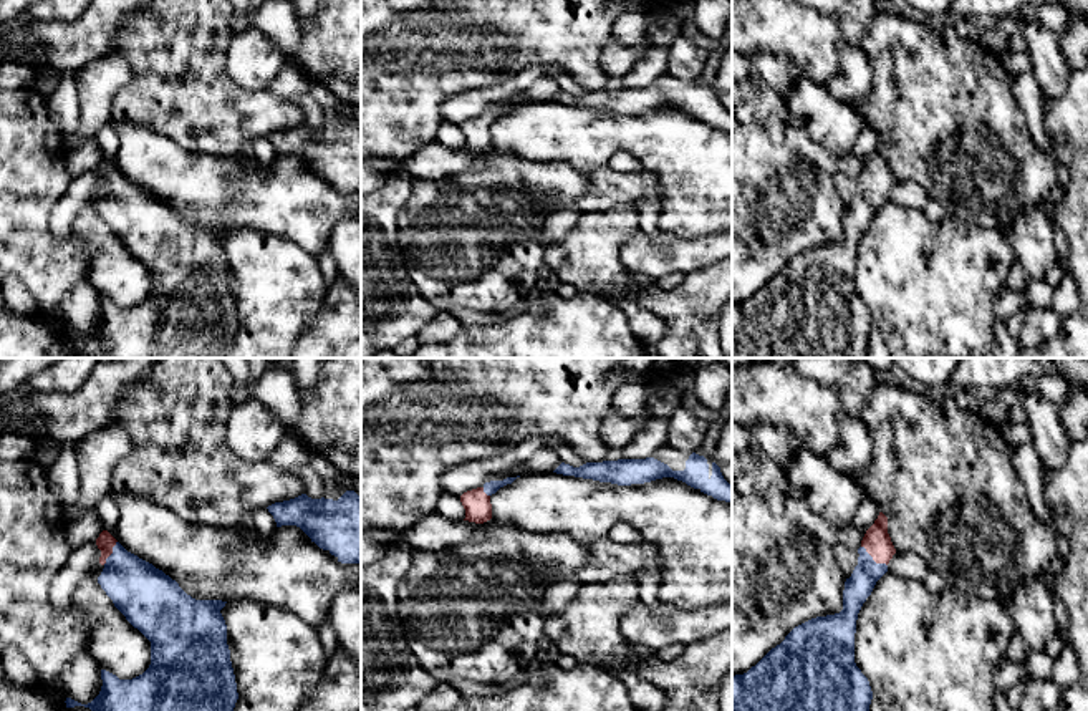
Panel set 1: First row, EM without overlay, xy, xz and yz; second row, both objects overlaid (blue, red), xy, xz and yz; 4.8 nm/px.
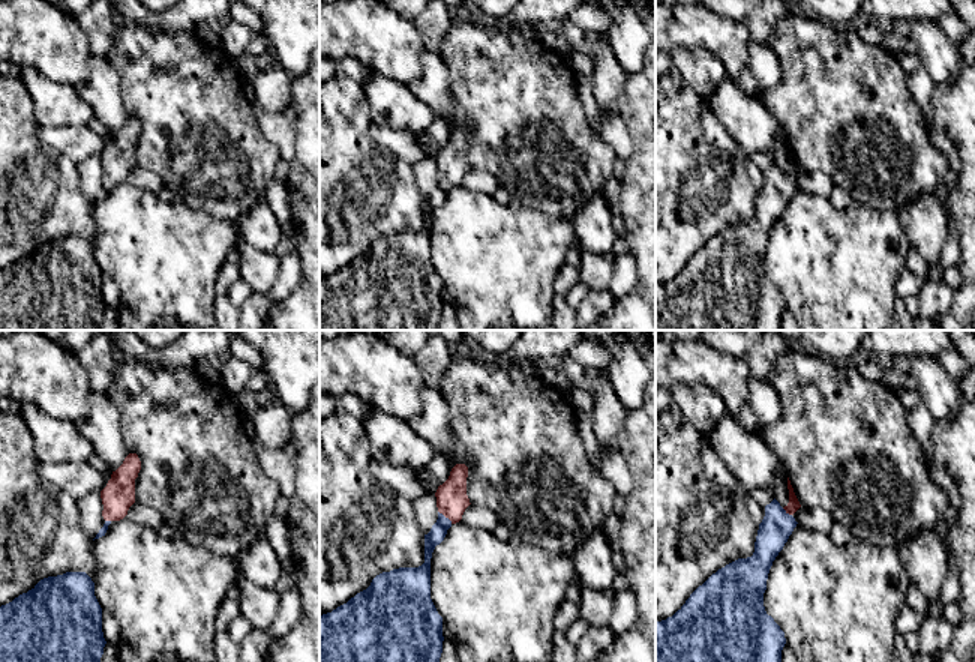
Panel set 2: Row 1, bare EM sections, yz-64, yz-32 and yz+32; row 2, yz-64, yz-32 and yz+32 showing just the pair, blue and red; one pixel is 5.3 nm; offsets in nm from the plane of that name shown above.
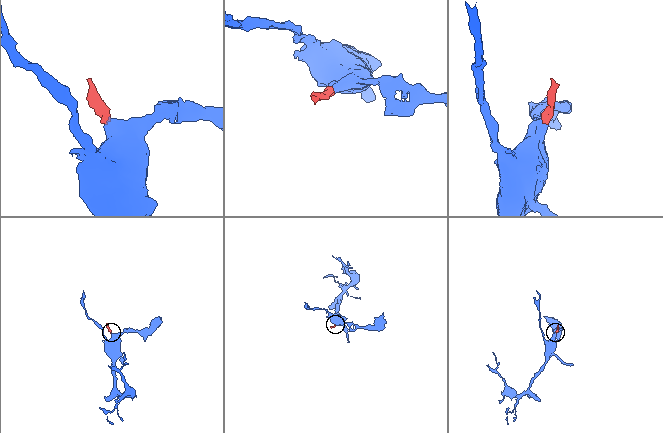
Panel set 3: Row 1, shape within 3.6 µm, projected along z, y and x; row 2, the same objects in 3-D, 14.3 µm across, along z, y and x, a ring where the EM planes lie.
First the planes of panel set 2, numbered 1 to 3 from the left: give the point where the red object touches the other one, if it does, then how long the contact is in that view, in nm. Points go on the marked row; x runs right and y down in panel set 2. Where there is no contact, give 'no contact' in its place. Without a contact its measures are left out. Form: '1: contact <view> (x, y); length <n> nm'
1: contact yz-64 (108, 521); length 30 nm
2: contact yz-32 (444, 517); length 100 nm
3: contact yz+32 (785, 511); length 70 nm

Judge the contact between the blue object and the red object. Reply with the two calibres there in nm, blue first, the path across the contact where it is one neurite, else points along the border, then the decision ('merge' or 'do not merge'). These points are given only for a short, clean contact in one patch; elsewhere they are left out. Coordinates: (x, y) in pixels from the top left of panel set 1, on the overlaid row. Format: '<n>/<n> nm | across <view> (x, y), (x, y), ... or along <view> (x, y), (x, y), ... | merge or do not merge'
140/140 nm | across yz (858, 587), (871, 567), (871, 559), (876, 551), (876, 541) | merge

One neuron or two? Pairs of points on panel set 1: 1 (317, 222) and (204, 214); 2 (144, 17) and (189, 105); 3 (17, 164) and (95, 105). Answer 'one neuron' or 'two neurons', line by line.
1: one neuron
2: one neuron
3: two neurons

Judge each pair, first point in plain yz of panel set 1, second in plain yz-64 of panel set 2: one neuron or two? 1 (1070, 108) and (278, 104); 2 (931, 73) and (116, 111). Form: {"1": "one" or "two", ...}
{"1": "two", "2": "two"}

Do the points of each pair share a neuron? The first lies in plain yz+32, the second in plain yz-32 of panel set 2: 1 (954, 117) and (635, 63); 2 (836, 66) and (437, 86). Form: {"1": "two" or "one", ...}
{"1": "two", "2": "two"}

